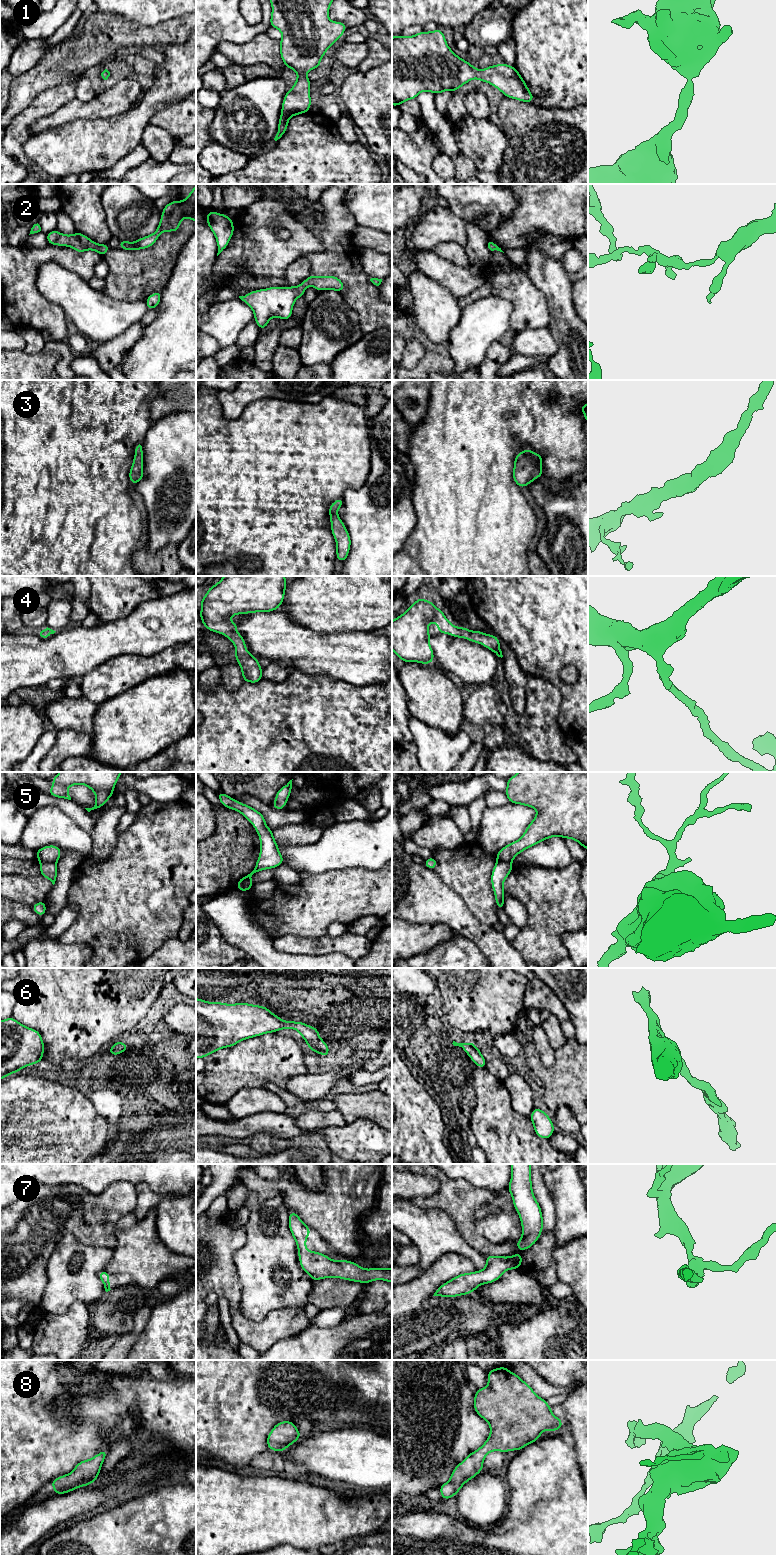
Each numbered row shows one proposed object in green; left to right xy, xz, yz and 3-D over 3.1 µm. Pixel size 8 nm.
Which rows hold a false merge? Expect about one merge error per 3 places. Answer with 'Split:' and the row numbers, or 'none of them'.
Split: 5

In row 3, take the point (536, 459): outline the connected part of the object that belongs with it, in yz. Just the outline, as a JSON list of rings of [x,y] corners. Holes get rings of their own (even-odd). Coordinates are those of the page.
[[[529,448],[518,453],[514,459],[514,482],[523,488],[544,475],[544,470],[541,469],[542,461],[542,455],[534,453]]]

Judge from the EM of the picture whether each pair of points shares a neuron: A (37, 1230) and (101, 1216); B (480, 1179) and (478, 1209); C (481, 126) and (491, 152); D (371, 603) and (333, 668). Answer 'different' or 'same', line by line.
A: same
B: different
C: same
D: different

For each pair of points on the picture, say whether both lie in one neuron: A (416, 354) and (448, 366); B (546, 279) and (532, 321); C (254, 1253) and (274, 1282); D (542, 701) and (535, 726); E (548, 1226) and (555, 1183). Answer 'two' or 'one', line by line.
A: two
B: two
C: one
D: one
E: two

